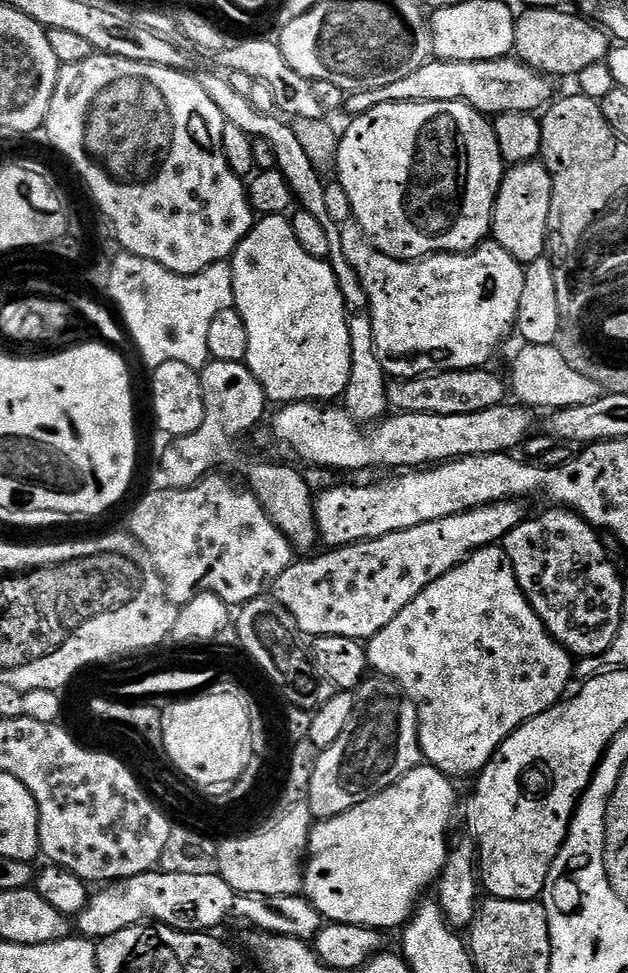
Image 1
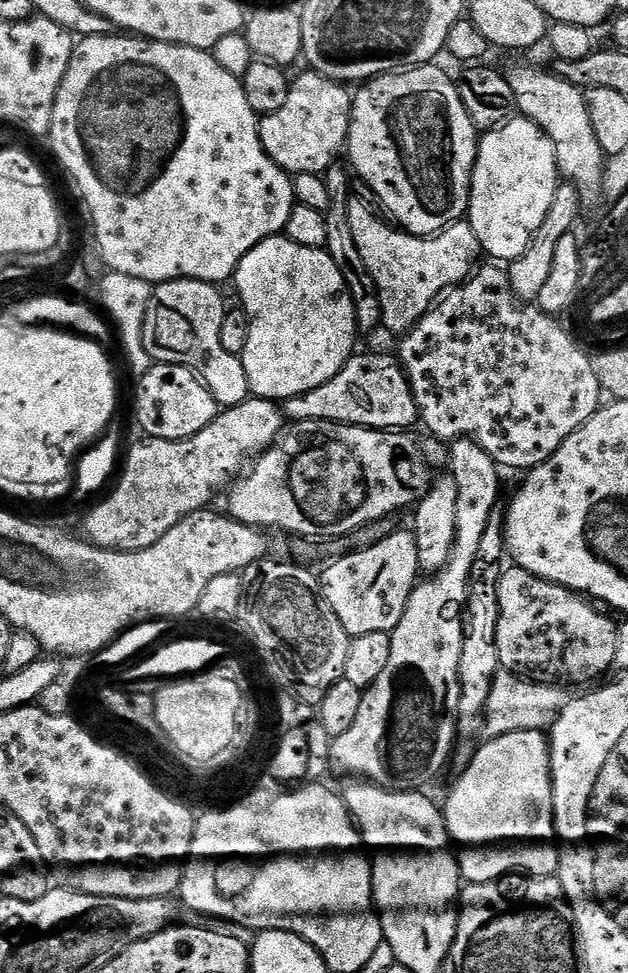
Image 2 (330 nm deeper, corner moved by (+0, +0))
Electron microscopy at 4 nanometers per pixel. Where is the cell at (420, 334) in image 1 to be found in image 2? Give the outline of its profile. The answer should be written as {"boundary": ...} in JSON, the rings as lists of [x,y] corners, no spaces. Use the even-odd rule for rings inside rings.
{"boundary":[[[358,199],[349,200],[348,213],[358,254],[362,254],[362,262],[366,262],[378,286],[383,327],[395,334],[407,332],[443,293],[468,279],[477,267],[476,259],[482,256],[478,238],[466,222],[452,224],[435,236],[414,236],[391,223],[383,224],[380,216],[366,210]]]}

